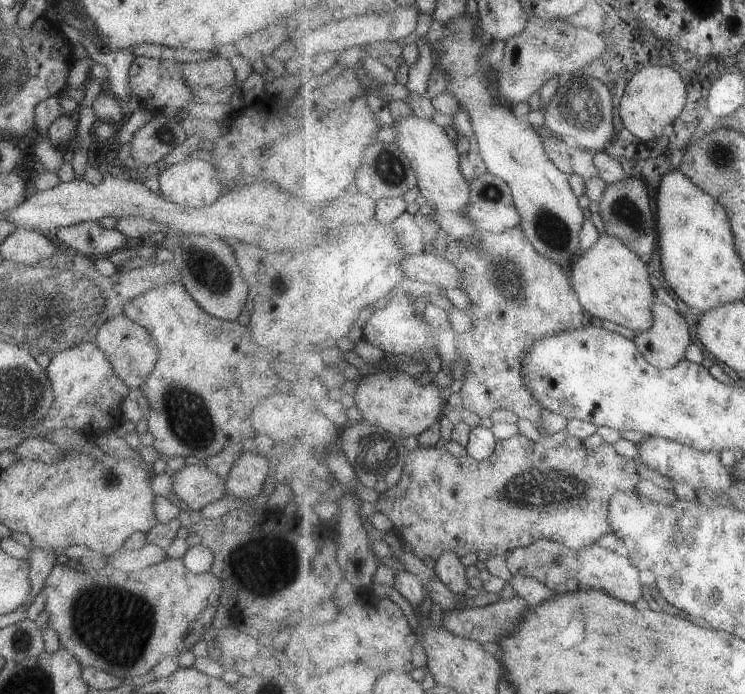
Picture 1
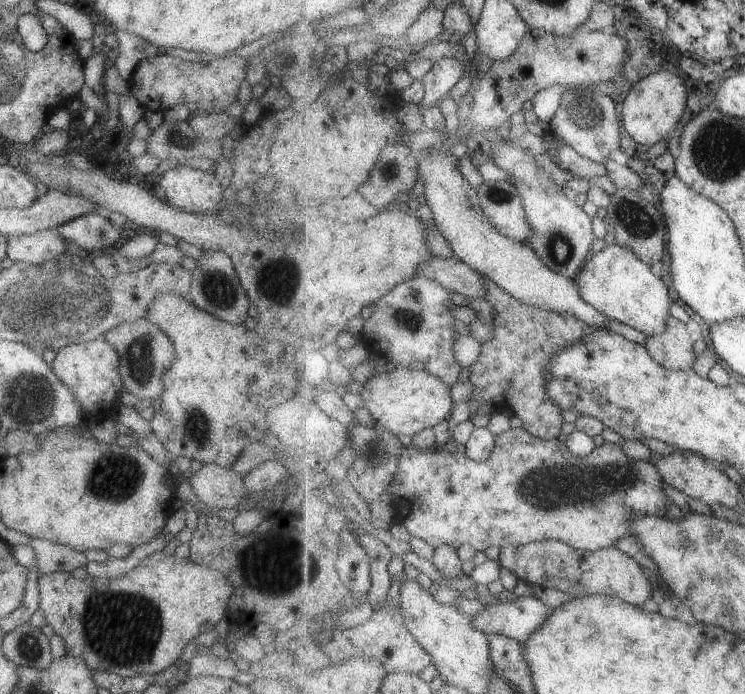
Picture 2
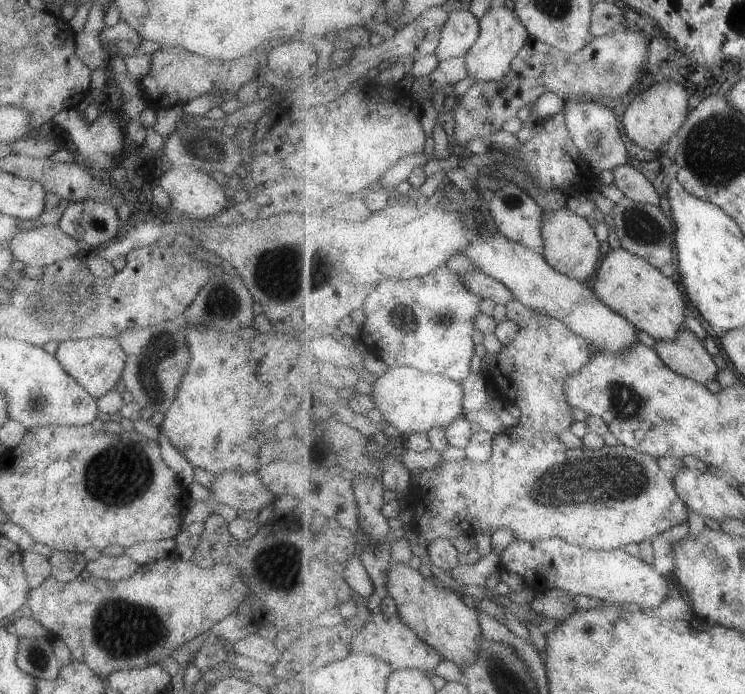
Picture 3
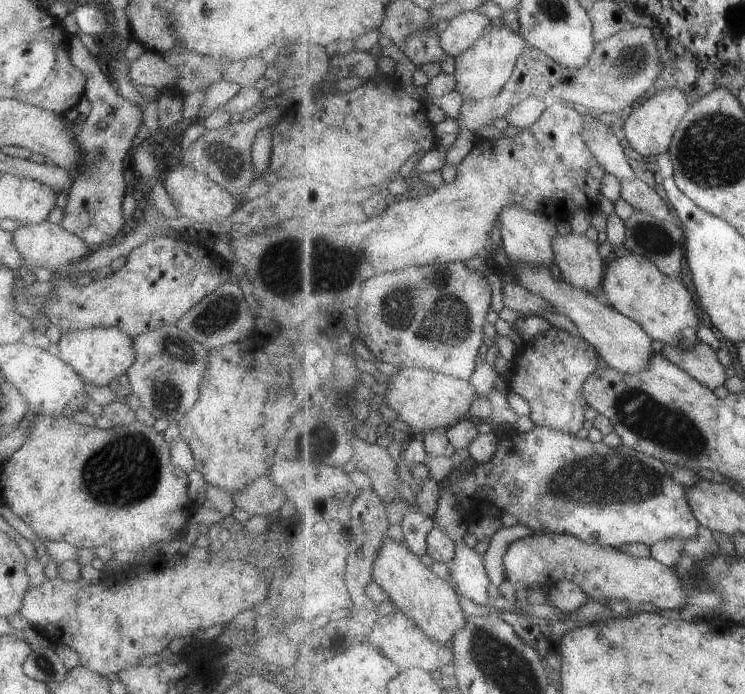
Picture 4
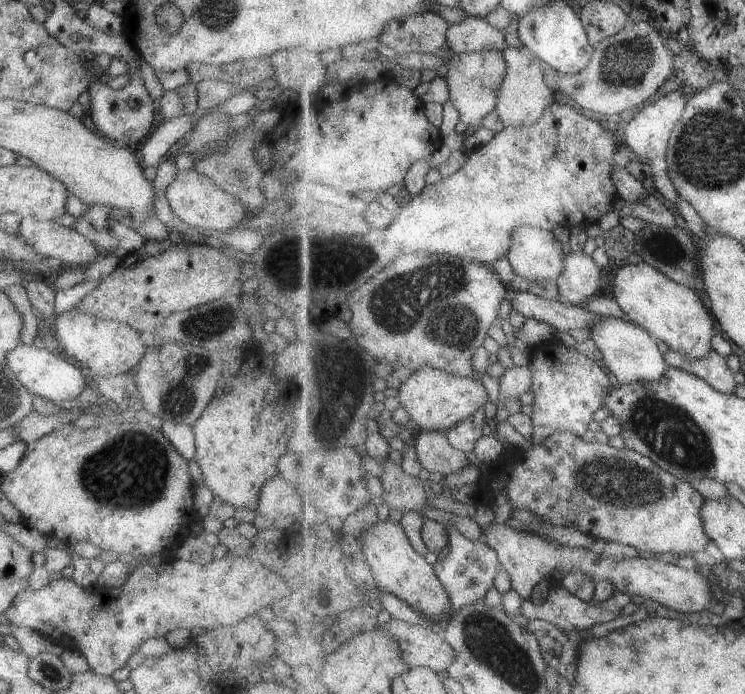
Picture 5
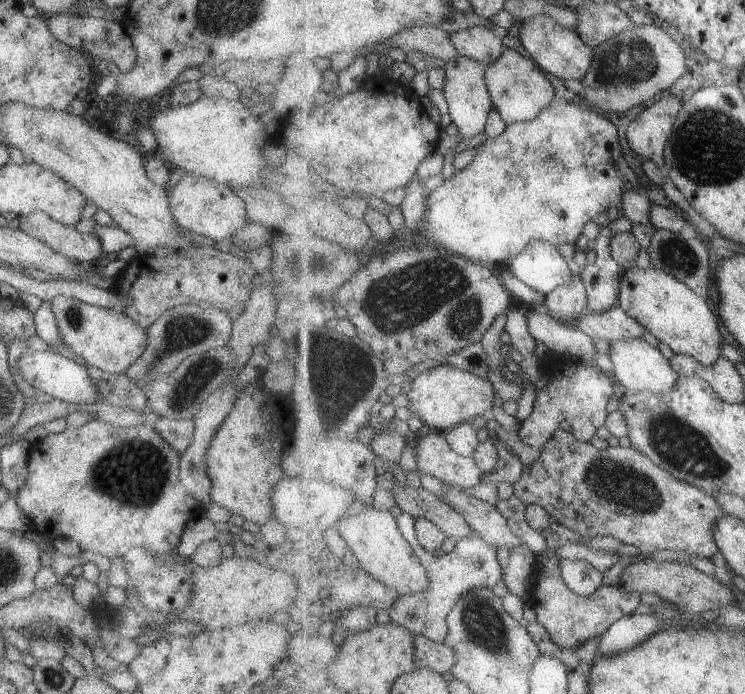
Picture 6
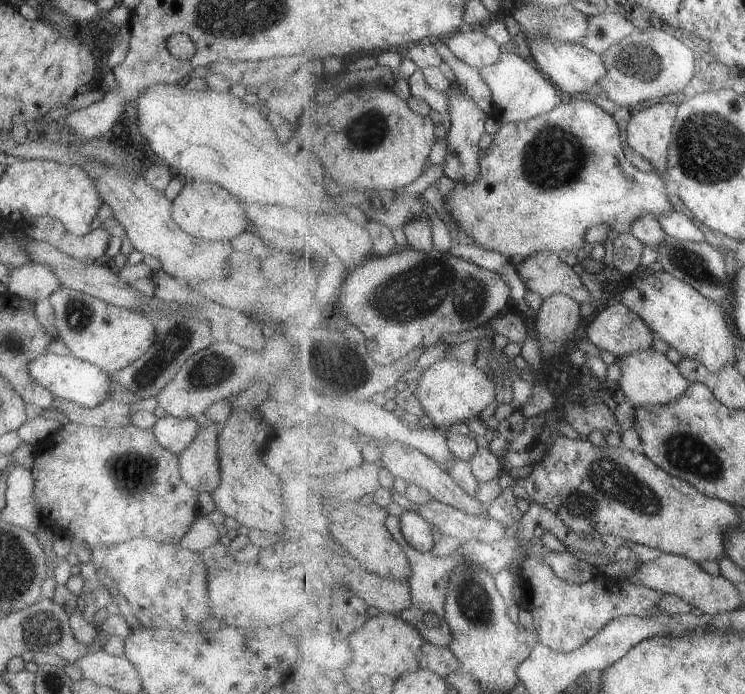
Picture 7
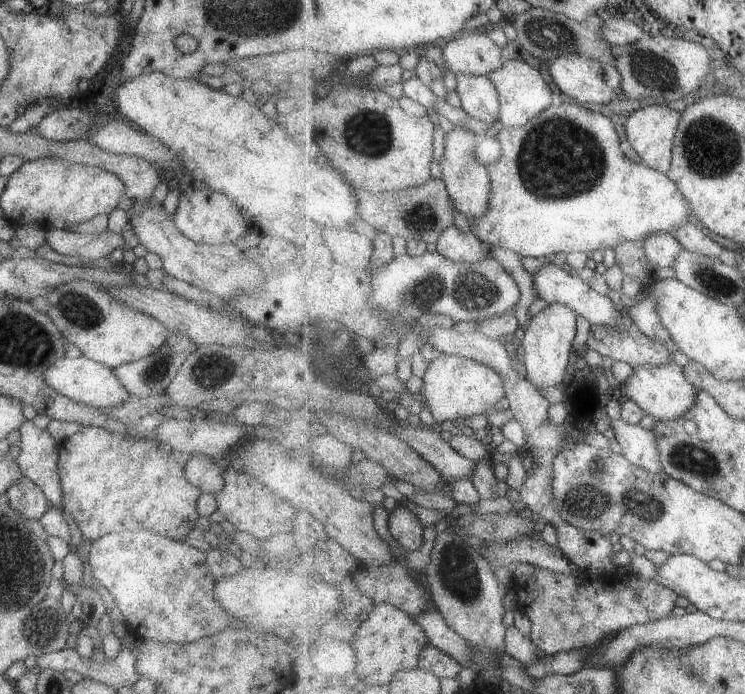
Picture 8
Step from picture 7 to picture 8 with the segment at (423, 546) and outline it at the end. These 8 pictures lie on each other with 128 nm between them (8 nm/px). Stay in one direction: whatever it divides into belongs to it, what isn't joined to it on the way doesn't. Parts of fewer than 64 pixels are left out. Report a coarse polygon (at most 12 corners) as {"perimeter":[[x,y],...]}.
{"perimeter":[[404,504],[390,513],[388,528],[405,551],[421,548],[423,524]]}

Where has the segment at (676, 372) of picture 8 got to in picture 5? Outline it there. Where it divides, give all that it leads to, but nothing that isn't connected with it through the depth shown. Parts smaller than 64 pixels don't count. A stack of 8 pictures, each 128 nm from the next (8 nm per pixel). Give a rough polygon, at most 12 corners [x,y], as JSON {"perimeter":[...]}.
{"perimeter":[[612,316],[589,328],[618,384],[661,382],[652,334]]}

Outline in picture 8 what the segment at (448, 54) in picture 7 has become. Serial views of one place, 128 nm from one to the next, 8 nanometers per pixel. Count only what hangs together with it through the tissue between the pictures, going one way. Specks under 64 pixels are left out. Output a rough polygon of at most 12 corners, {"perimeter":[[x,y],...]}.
{"perimeter":[[456,77],[466,113],[487,126],[499,121],[501,100],[488,77]]}

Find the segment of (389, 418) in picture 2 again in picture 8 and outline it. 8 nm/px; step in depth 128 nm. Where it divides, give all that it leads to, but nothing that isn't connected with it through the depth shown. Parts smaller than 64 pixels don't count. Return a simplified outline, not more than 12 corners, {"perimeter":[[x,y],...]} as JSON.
{"perimeter":[[439,356],[424,396],[436,425],[484,414],[506,398],[501,374]]}

